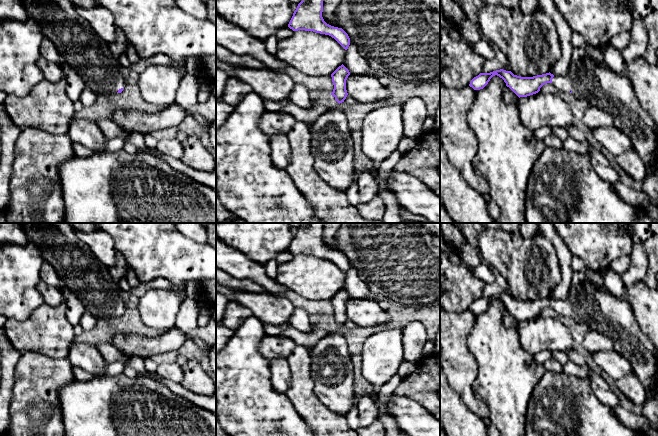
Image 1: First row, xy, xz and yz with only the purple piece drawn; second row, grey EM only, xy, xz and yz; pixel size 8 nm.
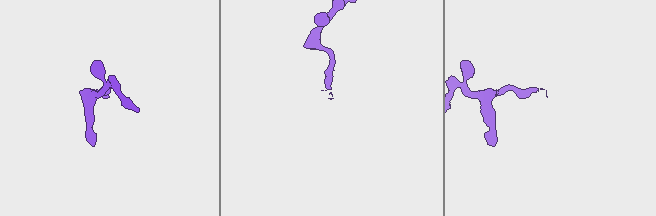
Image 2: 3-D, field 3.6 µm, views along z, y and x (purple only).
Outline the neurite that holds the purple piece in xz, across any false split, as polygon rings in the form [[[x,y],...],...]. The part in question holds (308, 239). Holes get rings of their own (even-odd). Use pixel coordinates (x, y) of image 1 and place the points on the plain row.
[[[302,223],[294,235],[288,251],[293,255],[305,254],[329,259],[347,274],[350,269],[348,258],[342,252],[327,248],[322,241],[323,224]]]

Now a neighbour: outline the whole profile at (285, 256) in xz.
[[[284,251],[279,253],[275,259],[278,262],[278,264],[282,264],[284,262],[290,261],[293,258],[293,256],[294,255],[289,251]]]

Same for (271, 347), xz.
[[[265,334],[260,341],[260,354],[270,364],[277,357],[287,358],[296,346],[296,343],[288,337]]]

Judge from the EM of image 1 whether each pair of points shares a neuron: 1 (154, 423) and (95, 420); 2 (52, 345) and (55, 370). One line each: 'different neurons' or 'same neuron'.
1: same neuron
2: different neurons

